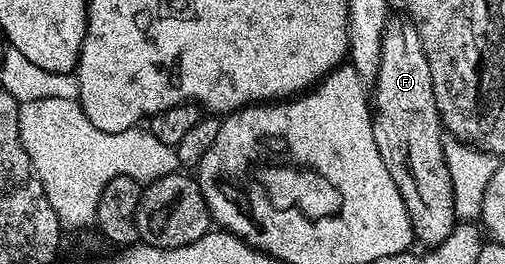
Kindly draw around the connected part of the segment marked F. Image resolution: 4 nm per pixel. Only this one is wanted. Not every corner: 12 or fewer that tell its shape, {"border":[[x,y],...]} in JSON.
{"border":[[411,21],[384,25],[374,144],[415,241],[458,223],[430,80]]}

